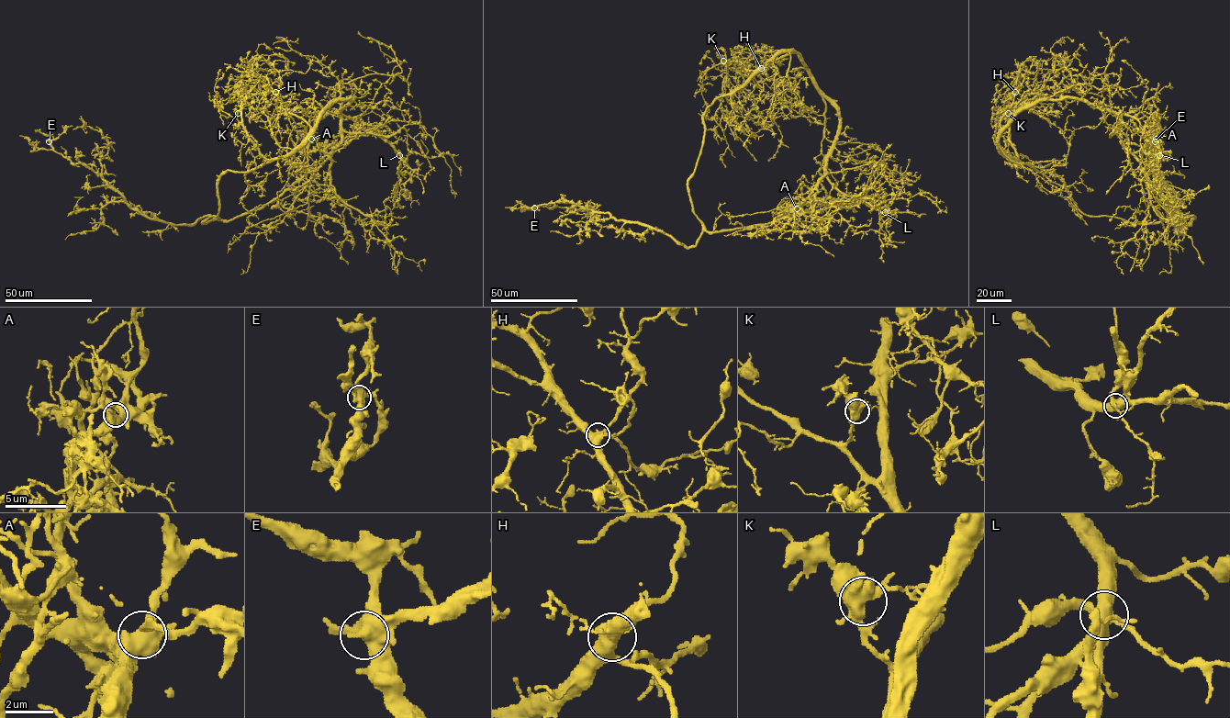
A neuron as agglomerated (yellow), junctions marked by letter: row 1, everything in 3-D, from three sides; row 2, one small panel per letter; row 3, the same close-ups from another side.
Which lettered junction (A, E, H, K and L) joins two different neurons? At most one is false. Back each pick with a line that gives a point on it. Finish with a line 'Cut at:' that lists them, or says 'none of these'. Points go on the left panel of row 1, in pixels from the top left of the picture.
L: place (399, 155)
Cut at: L

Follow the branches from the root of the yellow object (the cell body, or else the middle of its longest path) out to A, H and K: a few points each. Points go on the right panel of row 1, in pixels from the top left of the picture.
A: (1159, 181), (1149, 150), (1149, 143), (1156, 139)
H: (1159, 181), (1121, 141), (1118, 115), (1086, 102), (1067, 97), (1038, 100), (1001, 127), (1000, 120), (1015, 92)
K: (1159, 181), (1121, 141), (1115, 113), (1067, 97), (1038, 100), (1001, 130), (998, 148), (1016, 159), (1008, 113)

